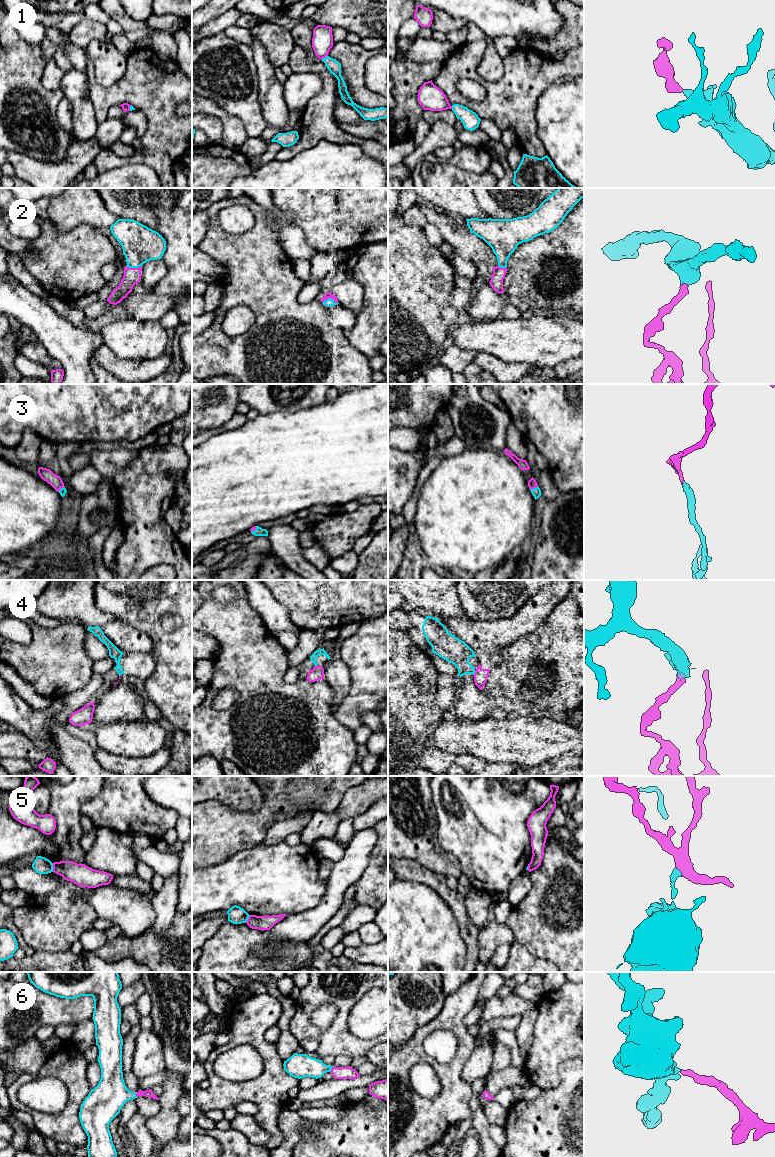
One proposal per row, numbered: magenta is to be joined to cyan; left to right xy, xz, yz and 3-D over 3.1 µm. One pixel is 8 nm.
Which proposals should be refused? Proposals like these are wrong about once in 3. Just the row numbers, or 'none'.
1, 4, 5

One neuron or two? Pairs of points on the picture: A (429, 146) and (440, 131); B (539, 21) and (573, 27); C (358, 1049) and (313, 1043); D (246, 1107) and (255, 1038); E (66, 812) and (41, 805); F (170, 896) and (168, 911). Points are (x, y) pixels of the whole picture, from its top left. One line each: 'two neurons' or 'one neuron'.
A: one neuron
B: two neurons
C: two neurons
D: two neurons
E: two neurons
F: one neuron

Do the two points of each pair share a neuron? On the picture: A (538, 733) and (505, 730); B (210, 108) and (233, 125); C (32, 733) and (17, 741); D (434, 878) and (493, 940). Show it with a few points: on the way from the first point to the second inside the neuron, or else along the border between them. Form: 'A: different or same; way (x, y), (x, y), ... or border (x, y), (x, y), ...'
A: same; way (530, 733), (513, 733)
B: same; way (216, 110), (227, 120)
C: different; border (17, 730), (23, 733), (39, 749), (45, 751)
D: different; border (478, 930), (479, 954)

